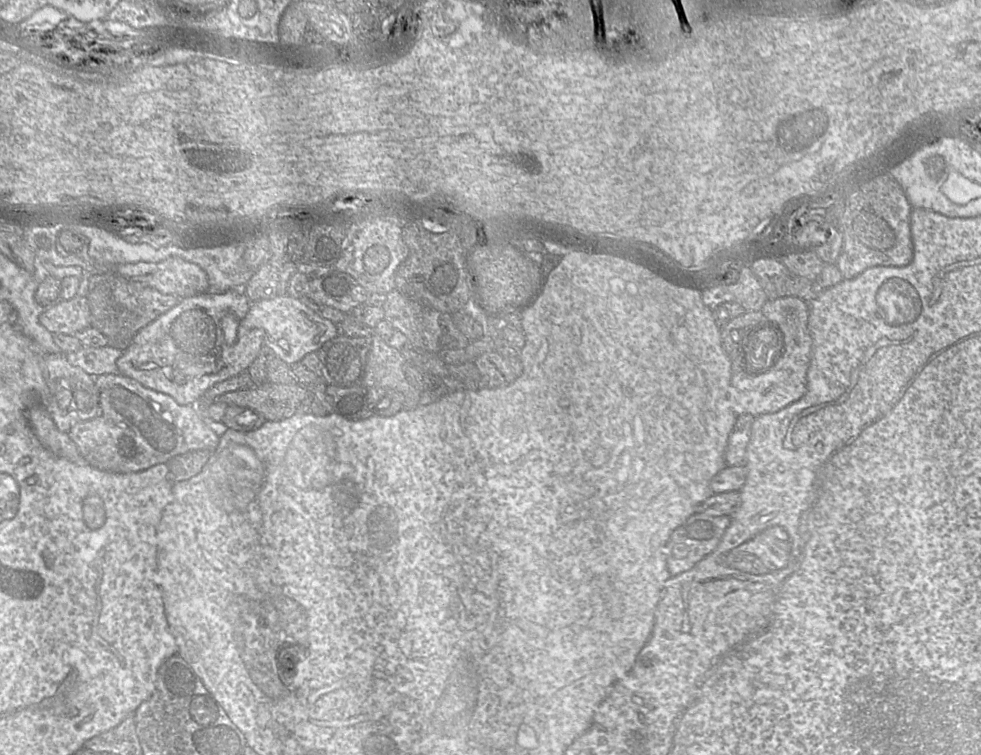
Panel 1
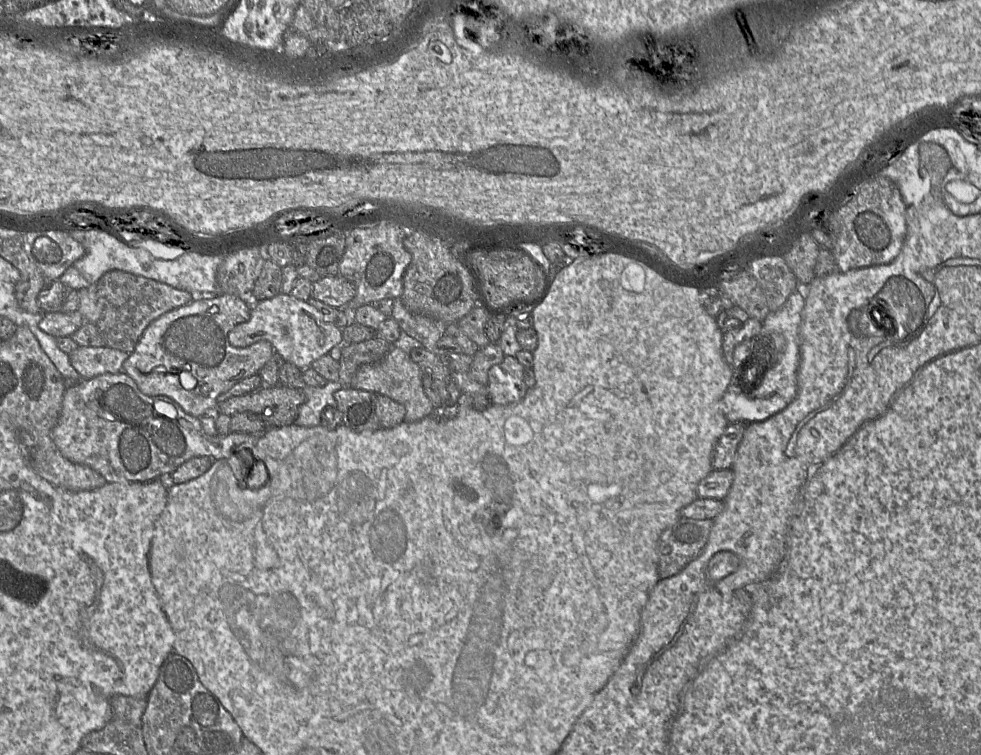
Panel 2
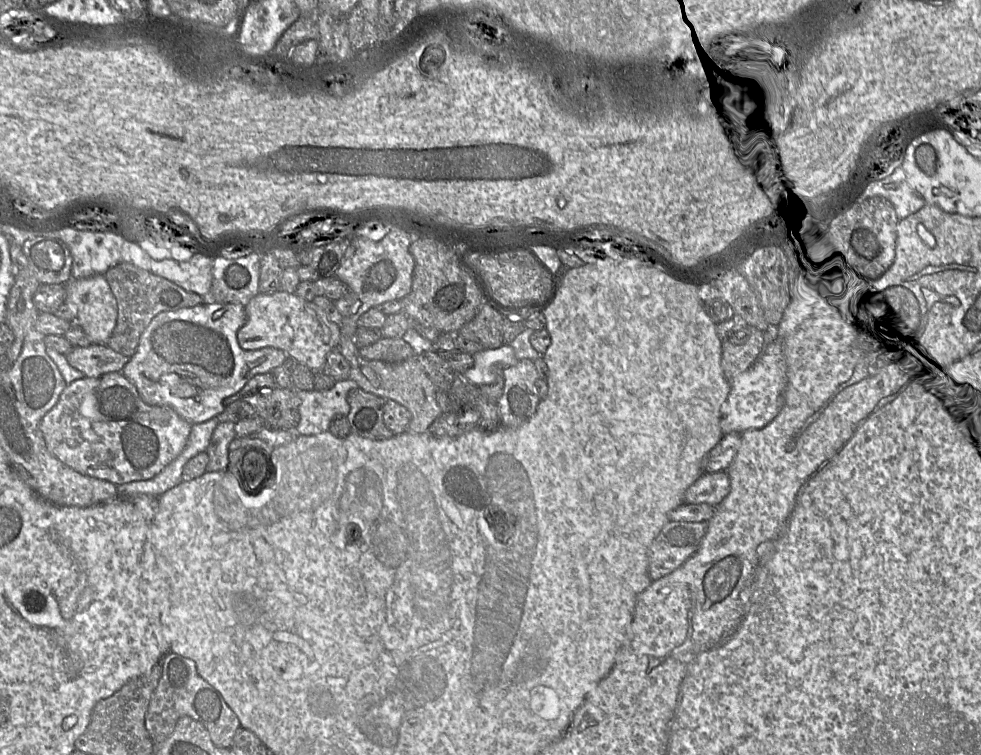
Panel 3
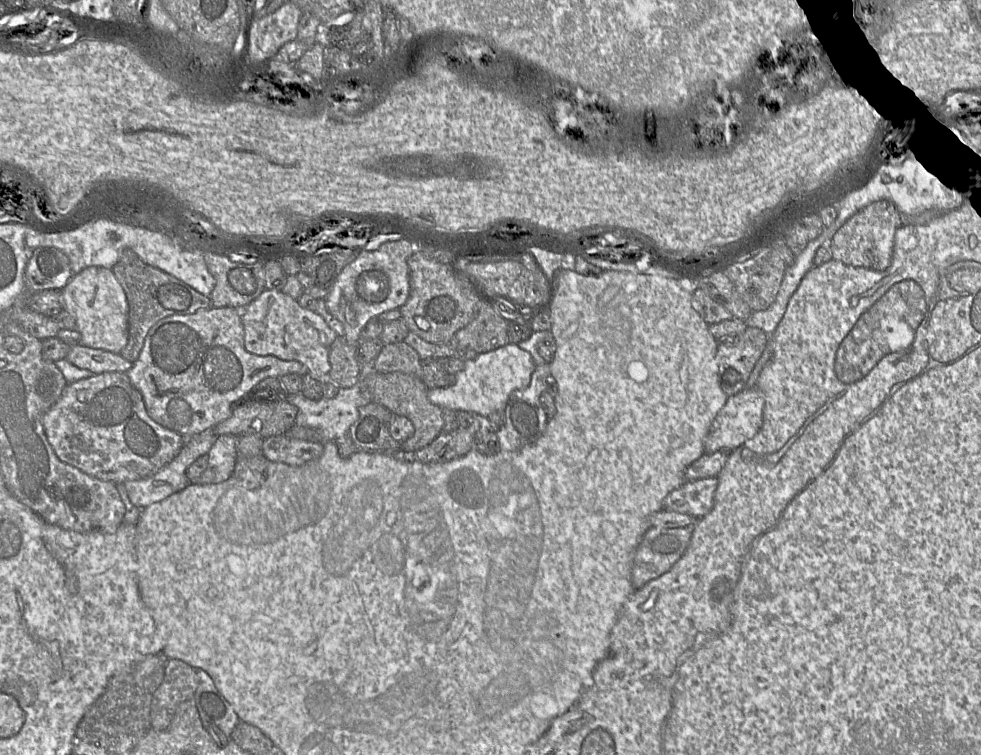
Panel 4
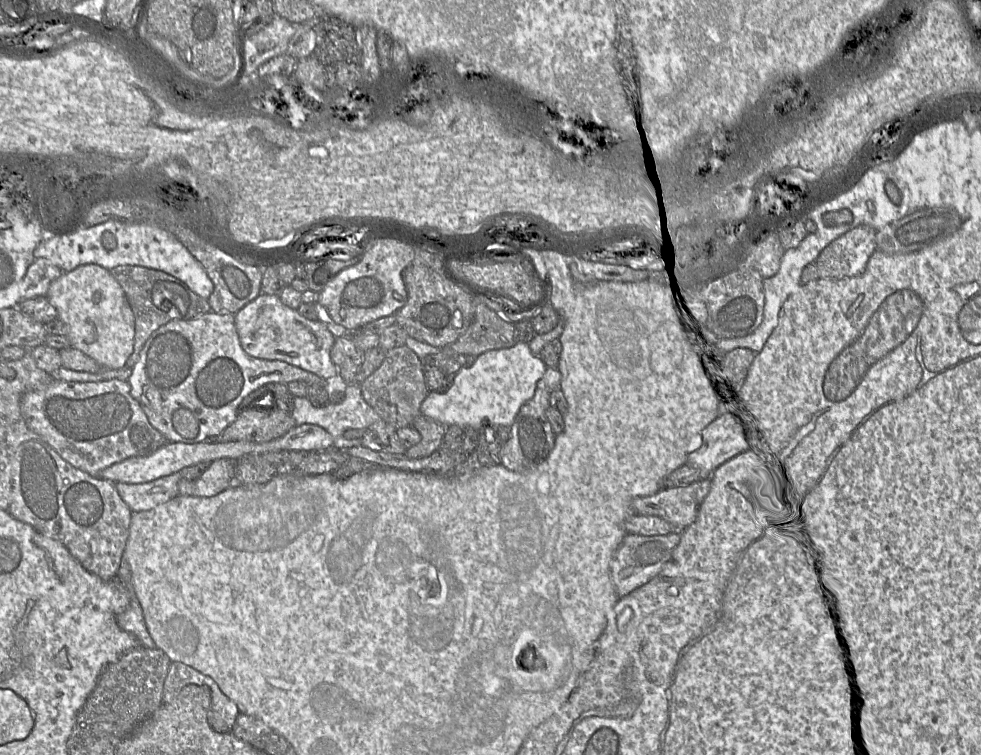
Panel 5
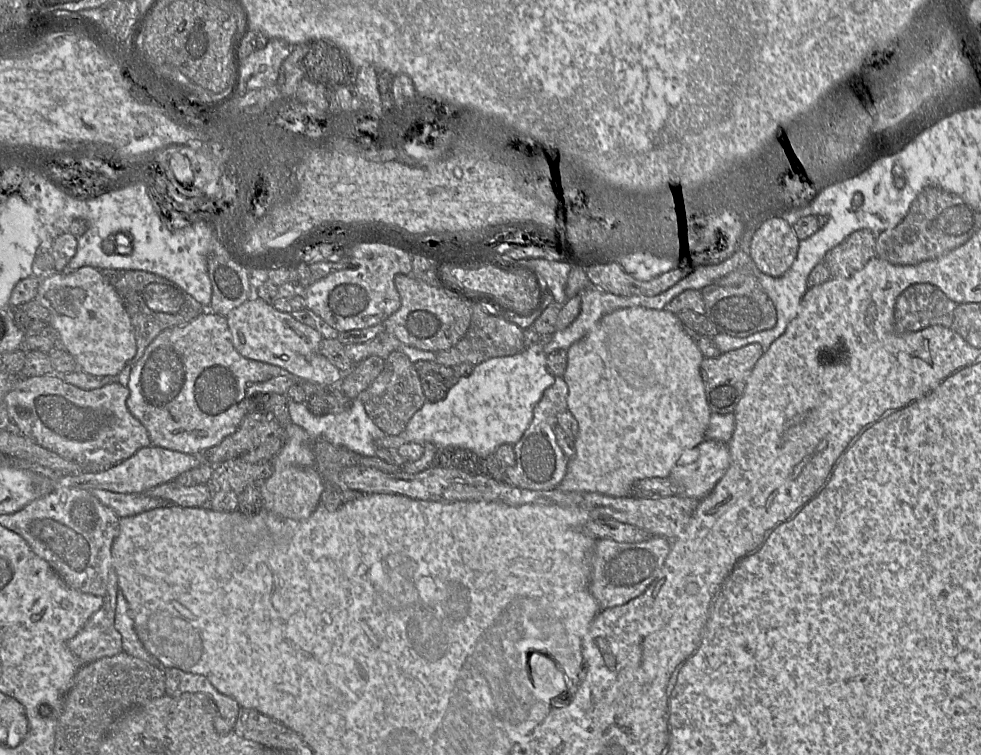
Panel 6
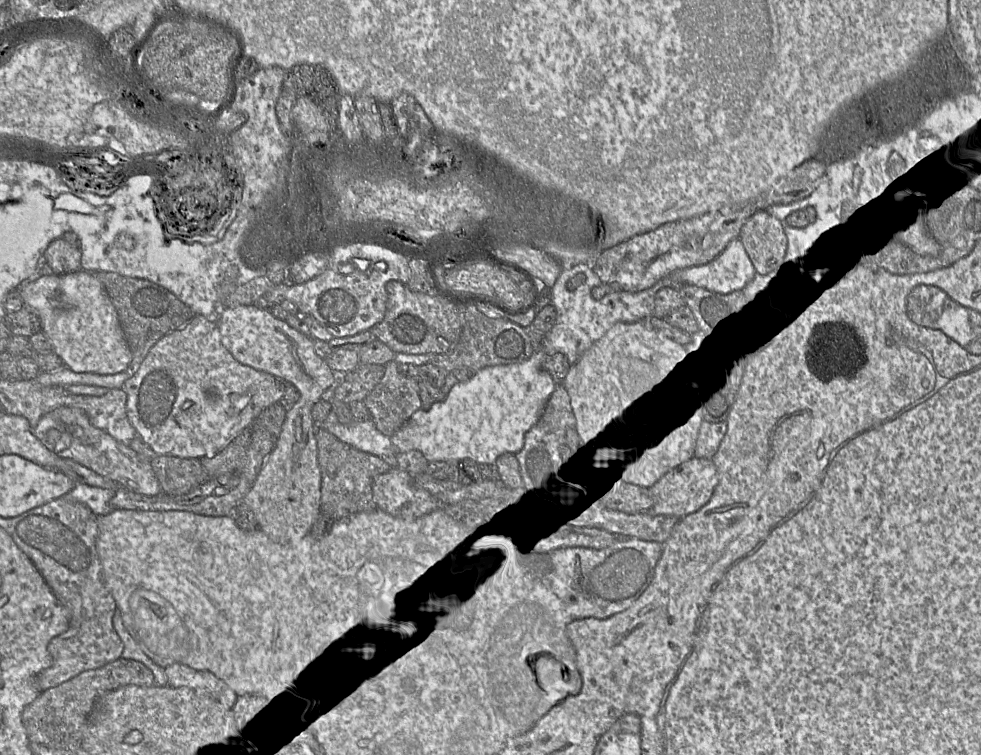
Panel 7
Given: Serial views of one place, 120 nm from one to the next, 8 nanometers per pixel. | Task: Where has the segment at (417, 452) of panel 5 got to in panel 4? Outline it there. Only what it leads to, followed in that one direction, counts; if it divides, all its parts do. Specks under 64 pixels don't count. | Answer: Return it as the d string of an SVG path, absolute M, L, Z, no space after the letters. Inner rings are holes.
M402 372L373 373L365 377L371 399L388 408L394 415L408 418L414 426L412 437L401 443L401 450L416 451L429 445L443 430L442 408L428 399L428 388L421 378Z

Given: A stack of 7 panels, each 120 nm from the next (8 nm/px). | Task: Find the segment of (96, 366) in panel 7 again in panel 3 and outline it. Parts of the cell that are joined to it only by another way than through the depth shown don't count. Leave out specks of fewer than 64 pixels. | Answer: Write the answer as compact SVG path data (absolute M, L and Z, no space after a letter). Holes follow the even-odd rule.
M102 274L71 279L66 284L66 301L76 309L76 321L92 344L108 342L116 326L116 299Z

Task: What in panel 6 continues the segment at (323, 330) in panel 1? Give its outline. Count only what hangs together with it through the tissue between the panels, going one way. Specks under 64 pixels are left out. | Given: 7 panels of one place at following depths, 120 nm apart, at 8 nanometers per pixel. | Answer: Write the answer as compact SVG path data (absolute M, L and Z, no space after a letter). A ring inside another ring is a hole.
M252 296L225 317L233 346L243 357L281 367L318 384L333 384L341 378L341 371L320 353L323 340L320 332L297 321L291 313L280 312L261 298Z

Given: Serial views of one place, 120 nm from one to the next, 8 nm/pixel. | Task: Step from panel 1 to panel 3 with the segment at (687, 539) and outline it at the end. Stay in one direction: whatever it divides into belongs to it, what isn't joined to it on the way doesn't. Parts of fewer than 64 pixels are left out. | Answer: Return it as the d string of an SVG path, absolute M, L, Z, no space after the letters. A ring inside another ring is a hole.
M669 521L649 547L649 577L656 581L674 572L699 548L707 522Z

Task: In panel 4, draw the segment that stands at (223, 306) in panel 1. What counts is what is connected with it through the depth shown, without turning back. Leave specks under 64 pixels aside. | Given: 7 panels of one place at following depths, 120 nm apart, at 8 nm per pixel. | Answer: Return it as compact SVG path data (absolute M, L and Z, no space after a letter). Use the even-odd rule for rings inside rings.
M213 306L189 315L168 316L154 324L137 360L126 372L132 385L141 393L149 417L164 428L185 437L185 442L188 437L213 429L228 419L240 403L239 400L263 379L291 373L303 376L308 373L308 369L298 361L249 353L244 347L241 310Z

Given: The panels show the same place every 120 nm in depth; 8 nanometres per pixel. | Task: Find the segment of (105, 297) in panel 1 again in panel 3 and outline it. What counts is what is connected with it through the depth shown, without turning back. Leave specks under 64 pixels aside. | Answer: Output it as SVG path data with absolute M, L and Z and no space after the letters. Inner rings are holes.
M128 262L111 267L103 275L116 299L118 309L116 326L106 345L128 358L135 354L141 334L156 315L191 308L206 301L204 297L187 292L175 283Z

